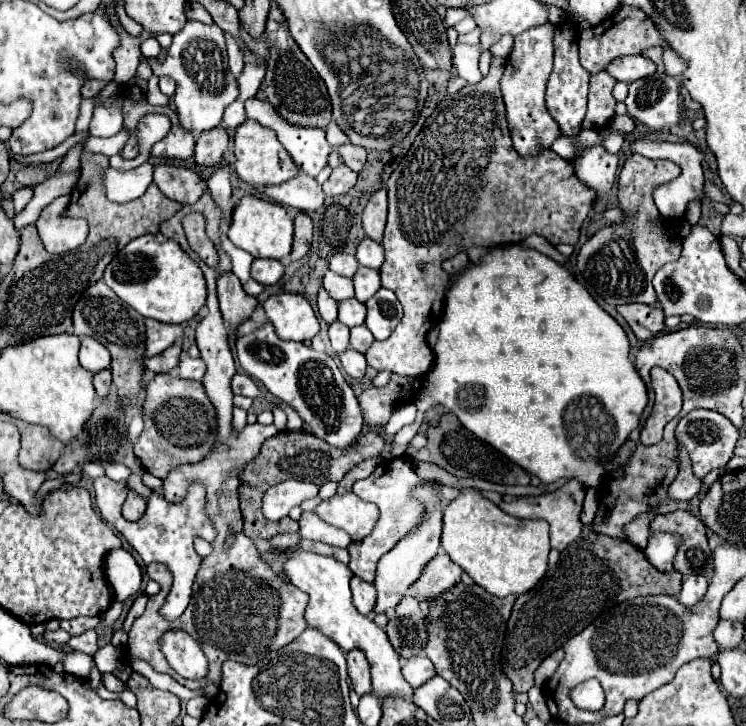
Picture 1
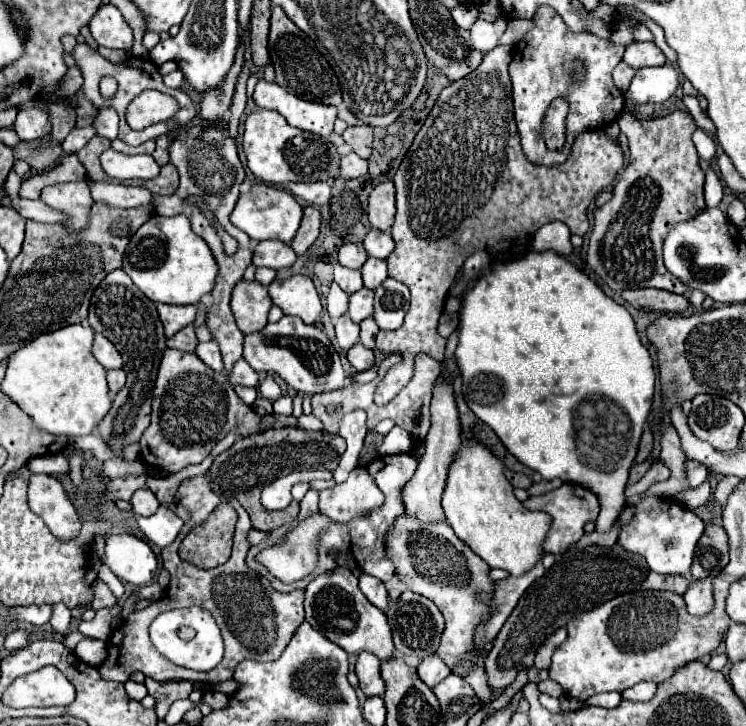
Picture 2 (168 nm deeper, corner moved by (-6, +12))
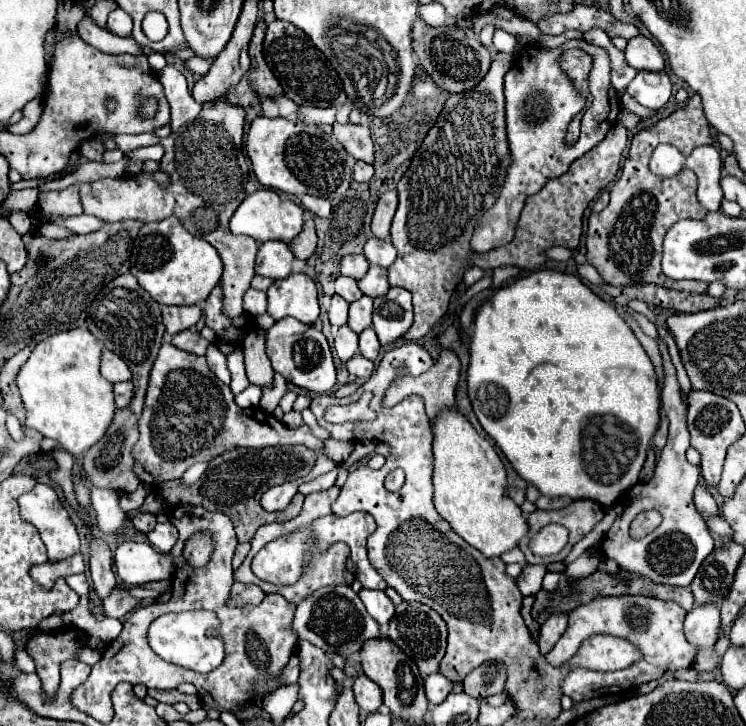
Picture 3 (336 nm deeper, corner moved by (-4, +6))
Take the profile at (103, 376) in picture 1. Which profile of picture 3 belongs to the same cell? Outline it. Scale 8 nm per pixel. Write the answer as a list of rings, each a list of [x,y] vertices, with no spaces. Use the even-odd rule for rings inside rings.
[[[118,382],[118,384],[114,384],[114,394],[116,394],[116,406],[118,408],[128,406],[132,396],[134,396],[132,382]]]

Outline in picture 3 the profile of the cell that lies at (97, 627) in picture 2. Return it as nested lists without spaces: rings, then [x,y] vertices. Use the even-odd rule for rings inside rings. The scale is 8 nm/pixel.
[[[114,586],[112,594],[108,594],[108,598],[104,600],[104,614],[112,616],[112,618],[122,618],[126,612],[134,610],[138,604],[140,604],[140,600],[130,596],[126,588]]]

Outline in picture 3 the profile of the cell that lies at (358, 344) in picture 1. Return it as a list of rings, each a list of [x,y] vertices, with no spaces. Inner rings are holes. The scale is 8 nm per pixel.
[[[366,328],[362,334],[360,334],[360,354],[368,360],[376,360],[378,354],[380,354],[380,342],[378,342],[378,336],[374,332],[374,328]]]

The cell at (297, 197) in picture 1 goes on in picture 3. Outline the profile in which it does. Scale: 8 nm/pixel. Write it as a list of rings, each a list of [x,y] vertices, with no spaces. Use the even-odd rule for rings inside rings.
[[[308,194],[302,196],[300,200],[302,200],[302,206],[304,206],[306,210],[310,210],[312,214],[316,214],[316,216],[320,216],[320,218],[330,218],[332,206],[330,206],[328,200],[316,198],[316,196],[308,196]]]

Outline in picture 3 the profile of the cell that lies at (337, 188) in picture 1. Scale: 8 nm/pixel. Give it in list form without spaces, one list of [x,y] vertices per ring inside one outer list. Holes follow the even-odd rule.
[[[356,162],[354,166],[354,180],[356,182],[368,182],[374,176],[374,168],[366,162]]]

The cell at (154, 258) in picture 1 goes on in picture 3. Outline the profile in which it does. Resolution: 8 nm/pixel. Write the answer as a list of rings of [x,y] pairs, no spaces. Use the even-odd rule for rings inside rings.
[[[178,218],[144,224],[134,240],[130,264],[130,272],[138,278],[140,286],[148,290],[156,302],[168,306],[202,304],[222,276],[222,260],[216,248],[184,230]]]

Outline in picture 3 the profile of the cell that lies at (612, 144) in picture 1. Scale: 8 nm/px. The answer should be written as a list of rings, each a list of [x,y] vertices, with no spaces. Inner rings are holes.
[[[698,94],[690,96],[684,106],[686,108],[672,112],[668,118],[638,132],[632,138],[630,154],[622,166],[620,178],[610,188],[610,204],[602,212],[590,214],[588,218],[588,232],[586,232],[588,264],[592,264],[598,270],[598,274],[612,286],[624,288],[628,284],[650,282],[650,284],[660,284],[660,286],[674,288],[674,290],[692,292],[692,294],[702,294],[708,290],[706,282],[666,278],[660,266],[662,240],[664,240],[666,230],[678,220],[684,220],[684,218],[700,220],[708,214],[708,210],[704,210],[704,206],[700,206],[696,198],[698,182],[692,170],[684,168],[678,176],[660,178],[652,174],[648,168],[652,150],[658,144],[664,144],[664,142],[674,144],[676,148],[680,148],[682,154],[688,156],[696,146],[714,142],[710,124],[702,112],[700,96]]]

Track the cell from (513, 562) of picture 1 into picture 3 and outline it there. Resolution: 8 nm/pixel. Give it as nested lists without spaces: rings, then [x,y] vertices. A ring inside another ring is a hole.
[[[440,410],[430,422],[432,438],[432,484],[434,484],[434,506],[438,514],[464,538],[470,546],[480,550],[484,556],[500,556],[510,548],[518,546],[518,540],[528,532],[526,518],[520,506],[508,496],[506,470],[492,448],[474,426],[456,410]]]

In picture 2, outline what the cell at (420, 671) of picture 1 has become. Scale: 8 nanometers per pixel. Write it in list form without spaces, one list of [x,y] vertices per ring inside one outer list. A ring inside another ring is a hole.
[[[426,656],[426,660],[420,660],[416,670],[418,670],[420,680],[424,680],[430,688],[450,674],[450,668],[438,656]]]

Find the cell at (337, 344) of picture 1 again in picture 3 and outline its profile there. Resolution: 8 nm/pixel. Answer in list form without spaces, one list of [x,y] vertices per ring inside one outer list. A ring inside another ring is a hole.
[[[342,326],[334,332],[334,348],[342,362],[350,360],[358,354],[358,334],[350,330],[350,326]]]

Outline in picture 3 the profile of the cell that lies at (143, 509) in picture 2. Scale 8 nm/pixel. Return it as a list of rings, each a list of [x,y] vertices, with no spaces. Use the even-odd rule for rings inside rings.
[[[140,514],[140,516],[134,516],[132,518],[132,526],[138,530],[138,532],[148,532],[152,530],[152,526],[156,526],[156,516],[154,514]]]

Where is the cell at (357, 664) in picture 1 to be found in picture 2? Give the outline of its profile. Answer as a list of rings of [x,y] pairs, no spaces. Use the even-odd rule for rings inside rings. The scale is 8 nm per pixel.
[[[360,652],[356,660],[356,676],[366,696],[384,696],[384,680],[380,676],[380,660],[370,652]]]

